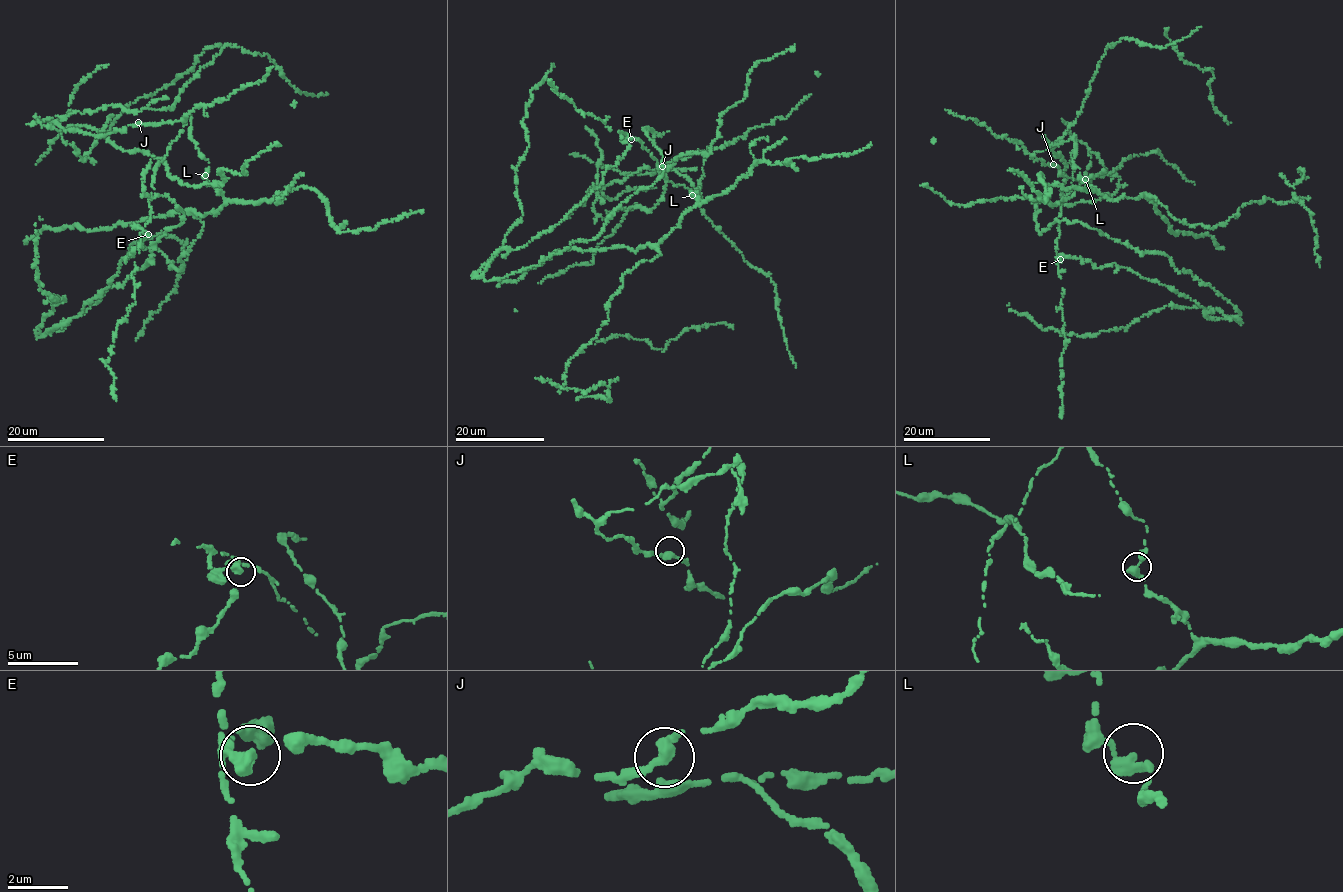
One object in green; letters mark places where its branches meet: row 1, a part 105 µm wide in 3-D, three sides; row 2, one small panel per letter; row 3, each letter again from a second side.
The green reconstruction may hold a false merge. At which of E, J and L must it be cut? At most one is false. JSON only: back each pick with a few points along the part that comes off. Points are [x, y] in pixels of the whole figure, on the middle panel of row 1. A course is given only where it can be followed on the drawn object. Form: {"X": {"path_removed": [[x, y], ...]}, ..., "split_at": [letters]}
{"E": {"path_removed": [[631, 139], [627, 133], [609, 129], [604, 121], [577, 109], [549, 80]]}, "split_at": ["E"]}

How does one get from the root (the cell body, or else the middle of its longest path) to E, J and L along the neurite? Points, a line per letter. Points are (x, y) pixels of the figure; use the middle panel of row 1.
E: (660, 173), (655, 158), (642, 147), (642, 142), (630, 136), (631, 139)
J: (660, 173), (674, 185), (684, 185), (696, 199), (699, 197), (705, 159), (700, 150), (664, 162), (662, 166)
L: (660, 173), (696, 199), (702, 196), (694, 194), (697, 189), (700, 195), (692, 195)

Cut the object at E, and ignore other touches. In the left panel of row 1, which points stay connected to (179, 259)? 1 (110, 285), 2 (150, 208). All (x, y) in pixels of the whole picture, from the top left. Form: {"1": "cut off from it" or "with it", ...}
{"1": "with it", "2": "cut off from it"}

